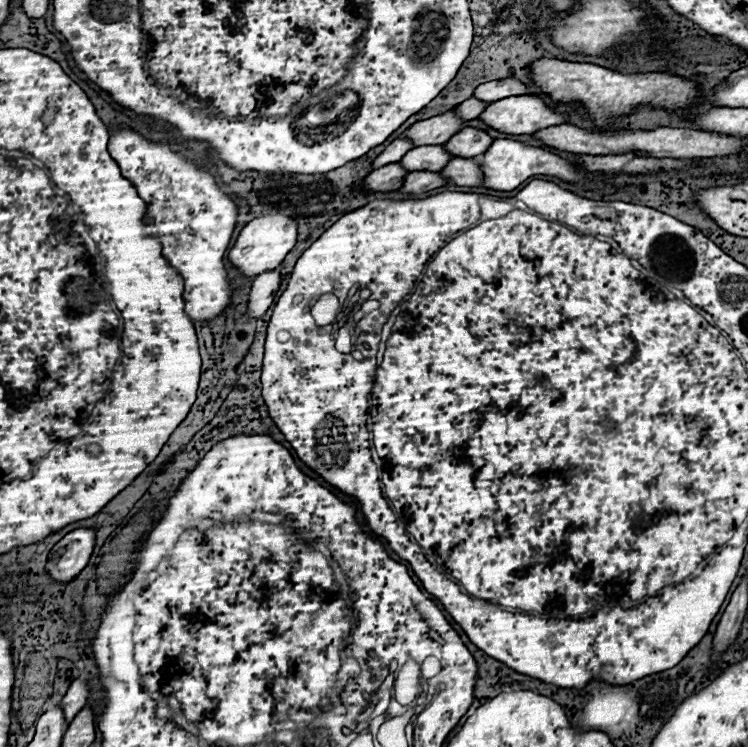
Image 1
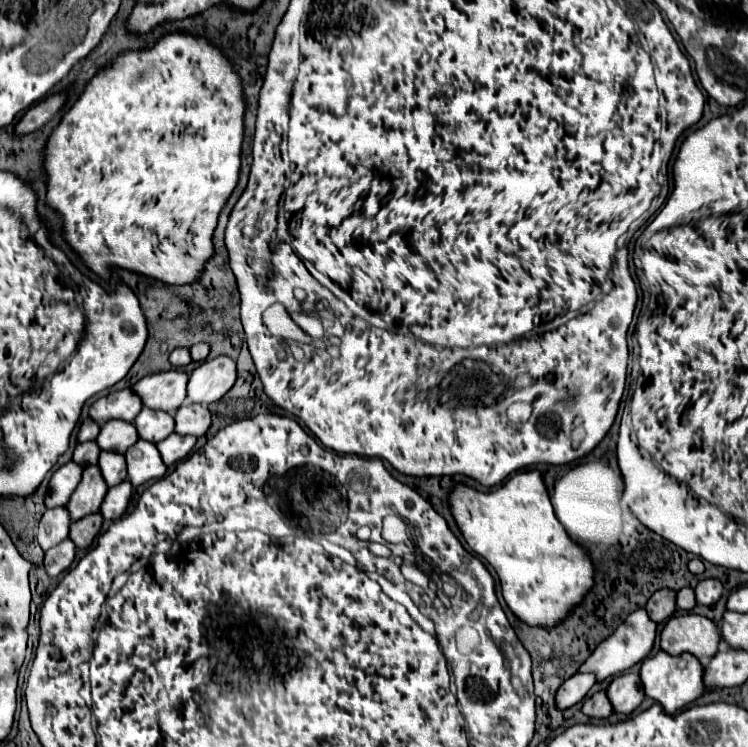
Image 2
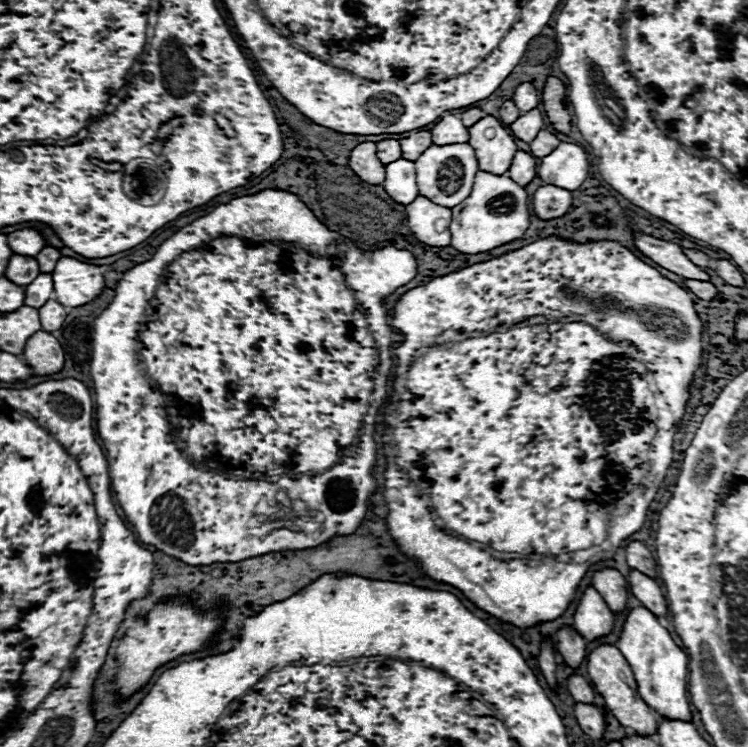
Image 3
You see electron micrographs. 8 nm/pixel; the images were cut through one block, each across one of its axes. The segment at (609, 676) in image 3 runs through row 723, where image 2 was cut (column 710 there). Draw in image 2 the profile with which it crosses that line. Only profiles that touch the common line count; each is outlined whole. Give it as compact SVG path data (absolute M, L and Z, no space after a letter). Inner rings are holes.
M690 612L672 616L662 630L662 648L668 654L690 652L702 662L718 652L720 642L720 628L710 618Z

